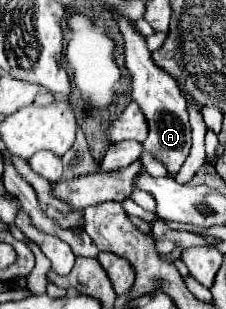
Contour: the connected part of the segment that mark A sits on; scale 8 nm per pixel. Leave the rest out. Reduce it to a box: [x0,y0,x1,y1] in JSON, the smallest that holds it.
[119,16,191,176]

